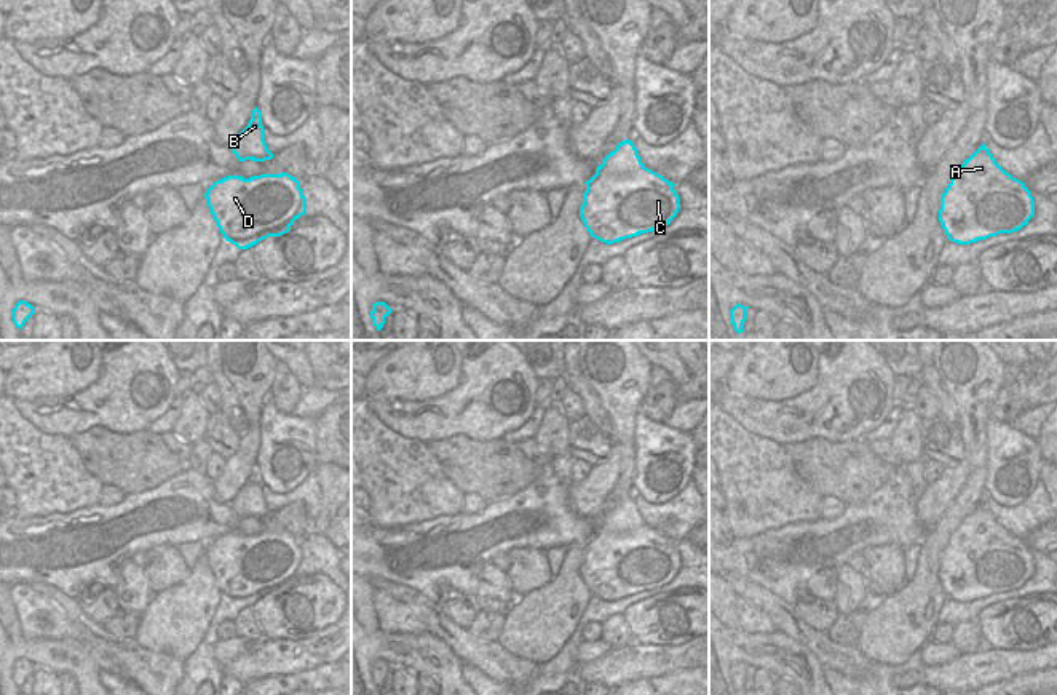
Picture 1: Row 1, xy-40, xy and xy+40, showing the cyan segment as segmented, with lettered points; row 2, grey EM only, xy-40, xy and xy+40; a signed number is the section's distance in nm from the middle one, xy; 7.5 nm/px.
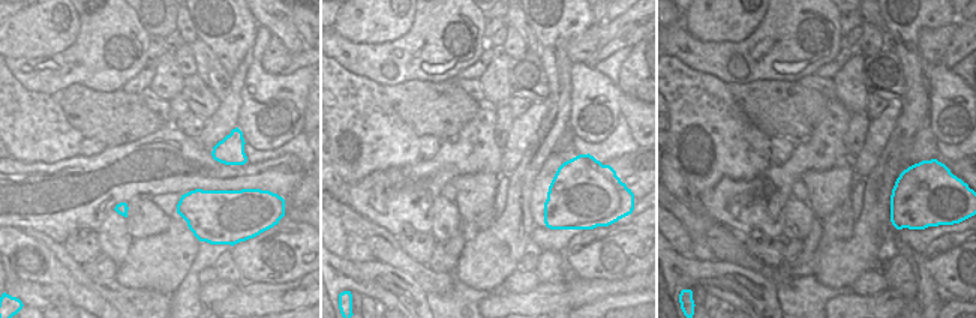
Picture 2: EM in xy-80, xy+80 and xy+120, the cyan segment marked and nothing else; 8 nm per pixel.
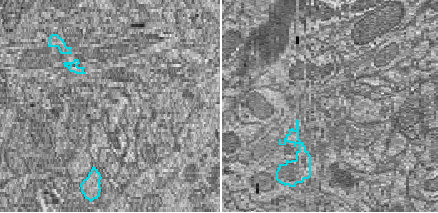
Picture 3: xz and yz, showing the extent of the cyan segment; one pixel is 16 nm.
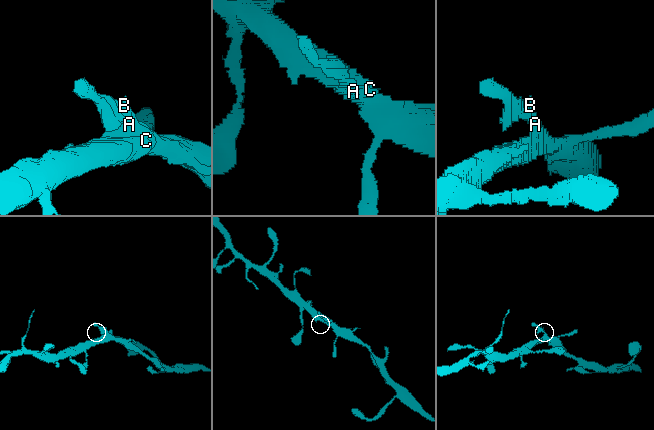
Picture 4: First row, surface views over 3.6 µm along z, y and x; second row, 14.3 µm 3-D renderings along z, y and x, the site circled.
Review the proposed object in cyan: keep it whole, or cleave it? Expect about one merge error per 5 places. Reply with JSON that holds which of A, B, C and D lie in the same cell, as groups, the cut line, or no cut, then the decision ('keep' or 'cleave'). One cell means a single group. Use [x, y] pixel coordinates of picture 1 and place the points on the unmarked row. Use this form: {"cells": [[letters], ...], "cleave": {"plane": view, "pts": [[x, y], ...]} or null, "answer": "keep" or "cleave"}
{"cells": [["A", "B", "C", "D"]], "cleave": null, "answer": "keep"}

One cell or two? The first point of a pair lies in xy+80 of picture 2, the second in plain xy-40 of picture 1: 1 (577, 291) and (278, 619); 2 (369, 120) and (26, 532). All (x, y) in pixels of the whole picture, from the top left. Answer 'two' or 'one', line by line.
1: two
2: two

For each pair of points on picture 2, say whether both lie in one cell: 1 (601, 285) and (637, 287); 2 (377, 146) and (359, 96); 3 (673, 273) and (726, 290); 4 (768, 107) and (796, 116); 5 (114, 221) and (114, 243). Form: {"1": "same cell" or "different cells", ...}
{"1": "same cell", "2": "same cell", "3": "same cell", "4": "same cell", "5": "same cell"}

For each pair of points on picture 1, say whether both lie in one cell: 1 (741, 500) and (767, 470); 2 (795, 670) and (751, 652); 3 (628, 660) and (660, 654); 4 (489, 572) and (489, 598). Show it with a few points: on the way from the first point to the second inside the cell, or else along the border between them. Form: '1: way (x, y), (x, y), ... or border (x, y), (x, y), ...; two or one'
1: way (749, 492), (759, 483), (759, 478); one
2: way (784, 663), (773, 652), (762, 652); one
3: way (636, 660), (652, 660); one
4: way (489, 579), (489, 591); one

